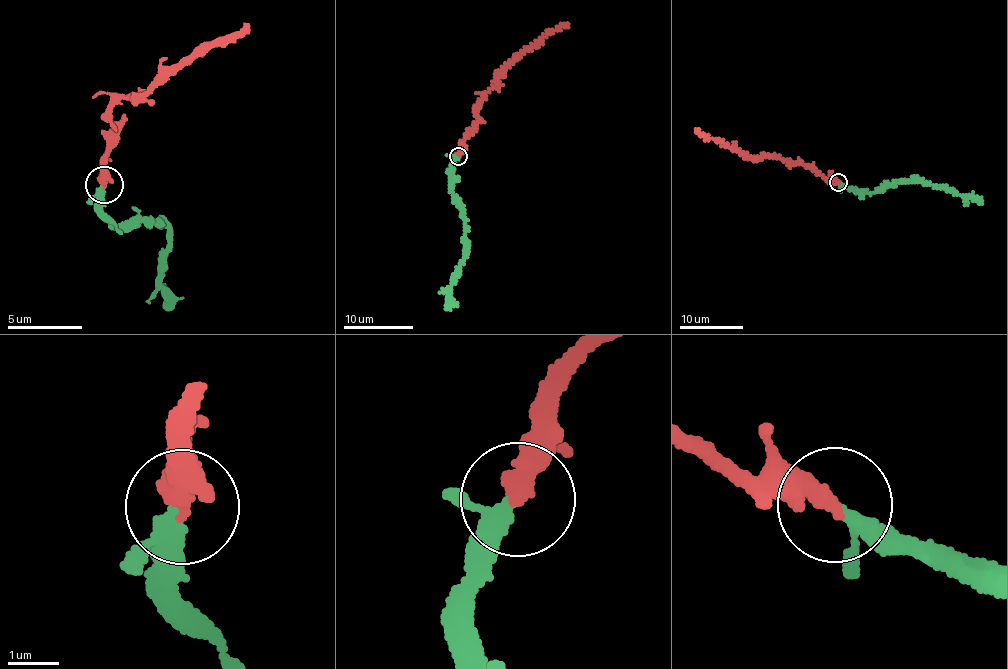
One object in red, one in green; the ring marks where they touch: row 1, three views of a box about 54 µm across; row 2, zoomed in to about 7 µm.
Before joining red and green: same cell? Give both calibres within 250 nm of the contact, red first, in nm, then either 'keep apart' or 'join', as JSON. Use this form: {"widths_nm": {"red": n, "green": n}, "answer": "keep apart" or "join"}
{"widths_nm": {"red": 460, "green": 260}, "answer": "join"}

